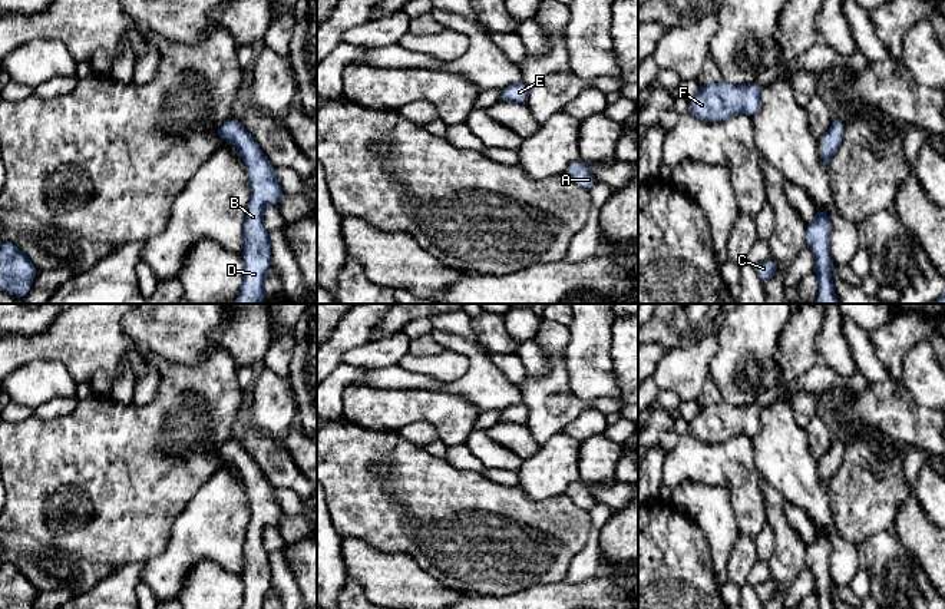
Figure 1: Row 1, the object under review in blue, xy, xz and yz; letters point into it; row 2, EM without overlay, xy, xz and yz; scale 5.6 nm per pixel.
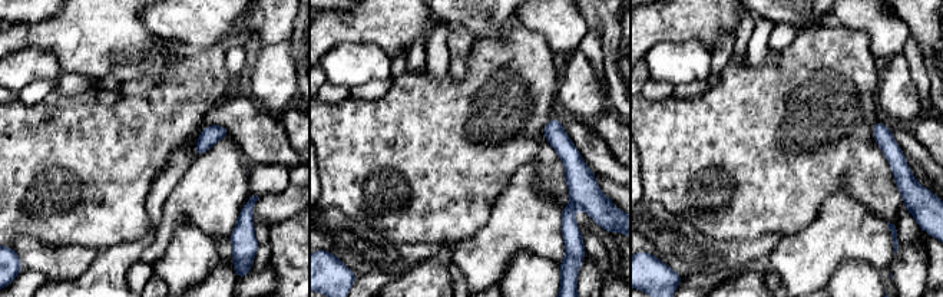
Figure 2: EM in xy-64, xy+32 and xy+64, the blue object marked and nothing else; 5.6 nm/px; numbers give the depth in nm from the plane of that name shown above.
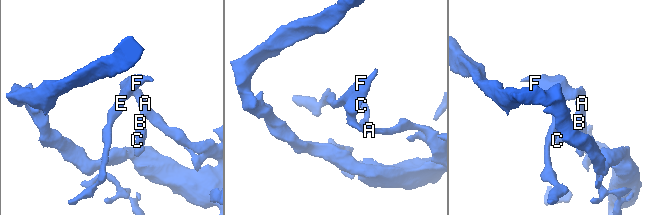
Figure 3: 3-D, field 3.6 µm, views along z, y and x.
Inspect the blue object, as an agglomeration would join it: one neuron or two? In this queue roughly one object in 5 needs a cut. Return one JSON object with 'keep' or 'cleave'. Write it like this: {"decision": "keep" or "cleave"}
{"decision": "keep"}

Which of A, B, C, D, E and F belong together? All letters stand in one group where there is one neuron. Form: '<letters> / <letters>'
A B C D E F

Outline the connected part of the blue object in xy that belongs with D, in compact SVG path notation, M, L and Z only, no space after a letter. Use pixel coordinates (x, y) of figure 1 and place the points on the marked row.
M238 119L222 123L217 136L238 148L252 186L244 222L244 281L235 304L261 304L265 299L265 274L271 265L271 238L264 228L262 212L267 205L278 208L285 192L275 179L275 166L264 158L260 145Z

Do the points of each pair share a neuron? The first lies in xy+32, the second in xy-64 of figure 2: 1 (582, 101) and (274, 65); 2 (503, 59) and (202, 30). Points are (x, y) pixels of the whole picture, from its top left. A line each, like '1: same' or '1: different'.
1: same
2: different

